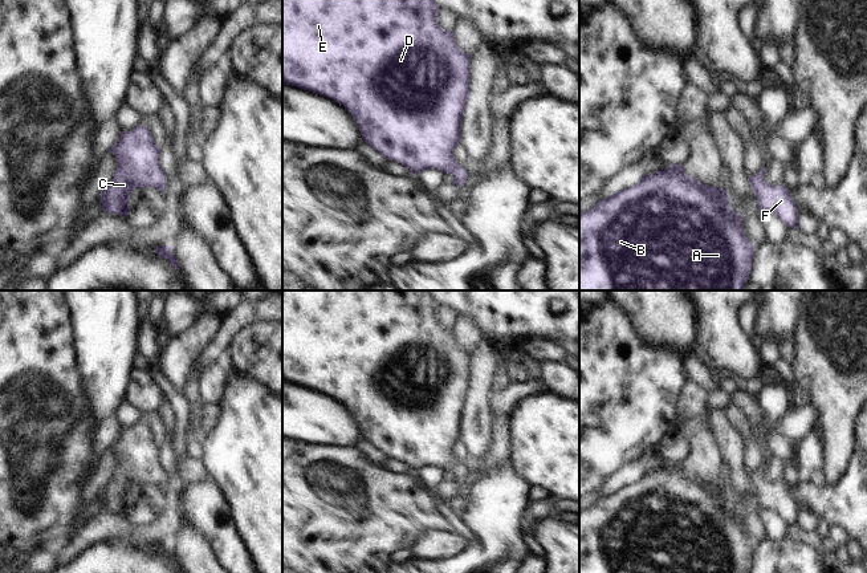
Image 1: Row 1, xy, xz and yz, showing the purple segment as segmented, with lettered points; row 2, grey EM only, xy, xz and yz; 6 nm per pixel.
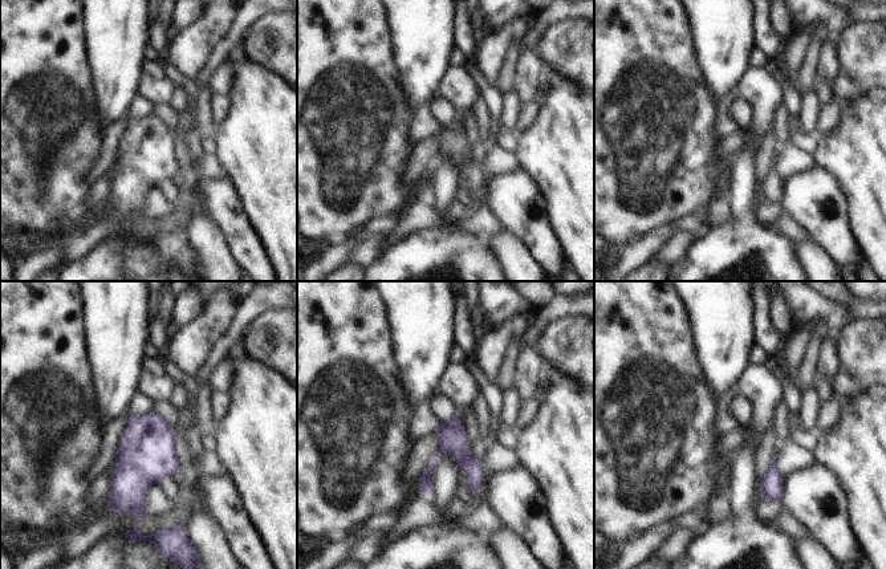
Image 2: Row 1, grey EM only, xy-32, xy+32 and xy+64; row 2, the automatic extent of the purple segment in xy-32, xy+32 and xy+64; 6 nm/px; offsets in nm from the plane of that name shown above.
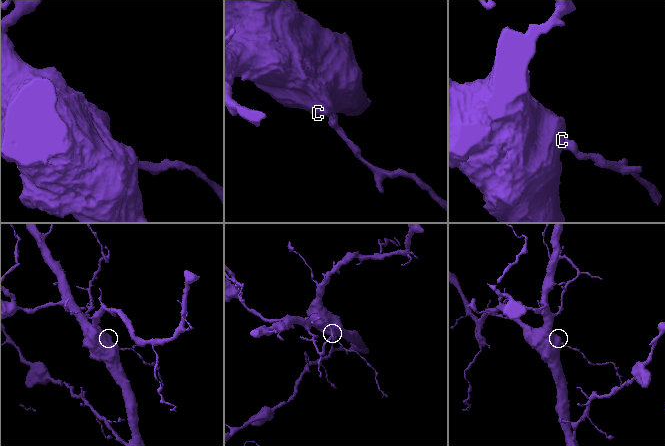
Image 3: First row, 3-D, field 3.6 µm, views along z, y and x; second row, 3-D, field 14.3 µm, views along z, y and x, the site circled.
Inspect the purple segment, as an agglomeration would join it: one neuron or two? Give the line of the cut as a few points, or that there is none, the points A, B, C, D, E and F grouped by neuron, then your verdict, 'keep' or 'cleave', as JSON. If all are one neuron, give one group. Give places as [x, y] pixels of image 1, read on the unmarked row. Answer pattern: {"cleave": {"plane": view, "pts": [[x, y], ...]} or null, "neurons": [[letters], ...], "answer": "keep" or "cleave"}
{"cleave": null, "neurons": [["A", "B", "C", "D", "E", "F"]], "answer": "keep"}

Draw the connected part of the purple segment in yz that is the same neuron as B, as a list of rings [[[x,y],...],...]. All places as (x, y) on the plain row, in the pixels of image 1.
[[[672,462],[668,467],[646,472],[636,483],[602,495],[594,505],[579,509],[579,573],[749,573],[754,542],[744,531],[742,517],[744,513],[732,507],[726,487],[703,481],[687,471],[684,462]]]

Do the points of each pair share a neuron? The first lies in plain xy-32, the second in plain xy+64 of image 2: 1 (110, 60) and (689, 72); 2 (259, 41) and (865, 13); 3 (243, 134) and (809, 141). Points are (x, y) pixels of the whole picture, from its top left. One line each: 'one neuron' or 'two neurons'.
1: two neurons
2: two neurons
3: two neurons

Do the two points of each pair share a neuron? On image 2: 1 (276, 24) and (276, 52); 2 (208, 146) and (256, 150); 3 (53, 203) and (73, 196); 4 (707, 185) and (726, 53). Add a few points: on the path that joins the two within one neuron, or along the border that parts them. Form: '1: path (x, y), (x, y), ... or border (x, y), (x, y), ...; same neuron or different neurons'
1: path (276, 31), (276, 45); same neuron
2: border (212, 138), (216, 154); different neurons
3: path (59, 198), (68, 196); same neuron
4: border (703, 70), (716, 102); different neurons

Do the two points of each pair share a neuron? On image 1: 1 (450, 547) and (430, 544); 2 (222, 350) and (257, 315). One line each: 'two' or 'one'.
1: one
2: one

